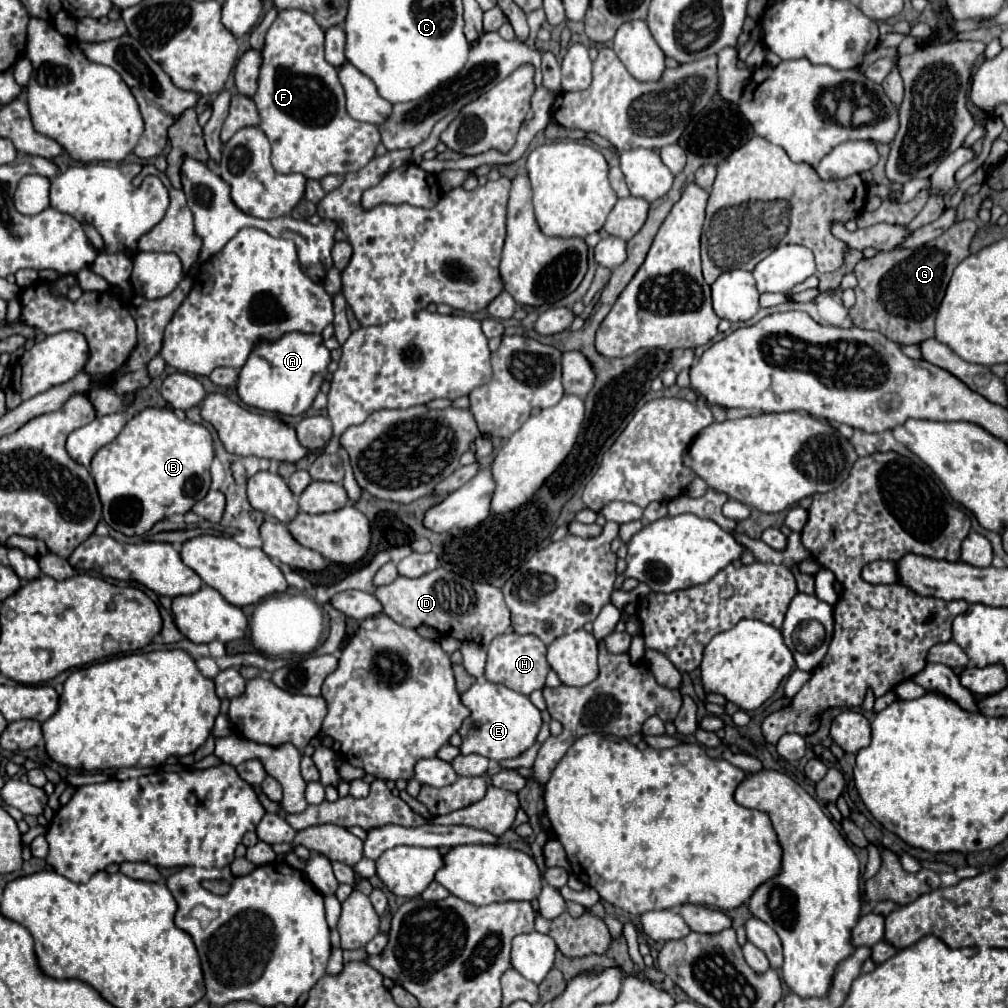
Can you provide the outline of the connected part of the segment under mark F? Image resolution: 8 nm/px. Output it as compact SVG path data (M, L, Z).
M280 11L268 29L266 45L262 49L258 91L252 99L260 113L260 129L266 133L272 145L272 165L282 175L300 173L306 179L318 181L332 173L346 175L360 171L374 157L376 145L380 143L380 131L376 125L356 121L346 113L346 97L338 81L338 69L324 59L324 31L306 11Z

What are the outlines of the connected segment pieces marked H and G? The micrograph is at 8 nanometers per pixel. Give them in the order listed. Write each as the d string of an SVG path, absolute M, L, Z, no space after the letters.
M504 633L504 635L498 635L488 647L486 679L490 683L502 683L522 695L530 695L532 691L544 687L548 671L550 671L550 665L546 661L546 645L536 635Z
M958 221L952 229L916 249L892 249L858 261L856 305L848 309L854 327L880 331L898 345L920 345L934 337L934 319L942 303L954 267L970 255L970 241L976 233L974 221Z

